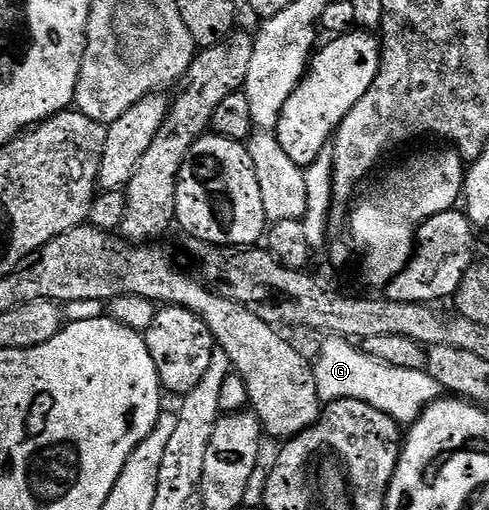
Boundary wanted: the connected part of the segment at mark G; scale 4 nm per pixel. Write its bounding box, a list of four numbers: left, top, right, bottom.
[313,335,441,426]

